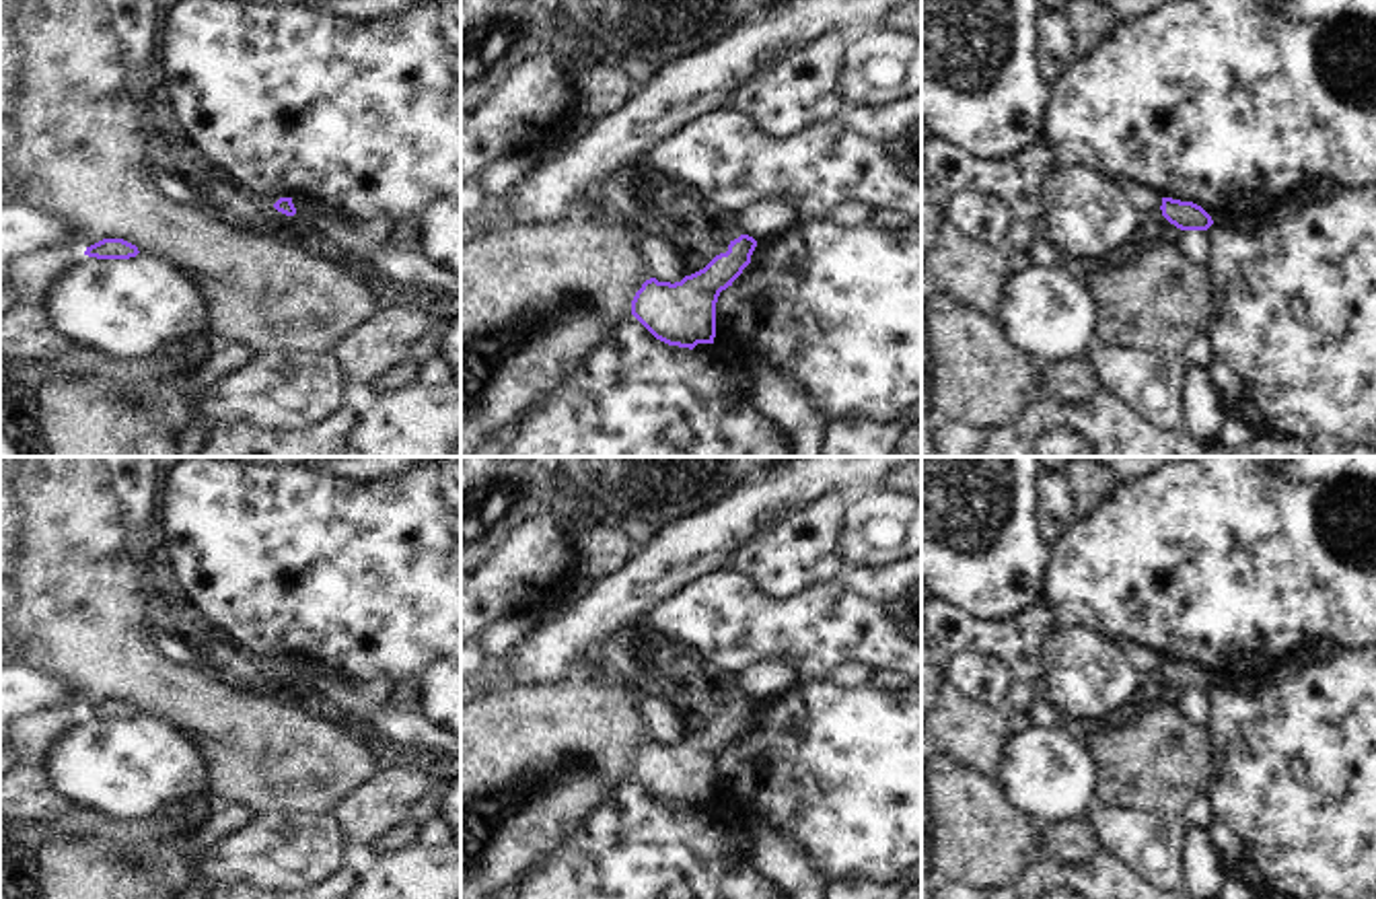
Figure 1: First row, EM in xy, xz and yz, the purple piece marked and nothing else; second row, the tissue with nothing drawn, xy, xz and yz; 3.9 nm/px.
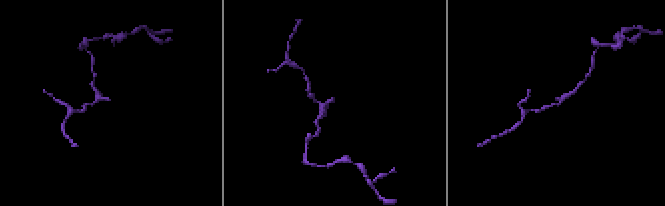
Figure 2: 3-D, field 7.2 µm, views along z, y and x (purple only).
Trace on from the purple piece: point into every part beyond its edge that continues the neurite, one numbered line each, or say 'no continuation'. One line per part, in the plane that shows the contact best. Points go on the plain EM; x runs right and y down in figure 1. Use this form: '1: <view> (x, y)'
no continuation

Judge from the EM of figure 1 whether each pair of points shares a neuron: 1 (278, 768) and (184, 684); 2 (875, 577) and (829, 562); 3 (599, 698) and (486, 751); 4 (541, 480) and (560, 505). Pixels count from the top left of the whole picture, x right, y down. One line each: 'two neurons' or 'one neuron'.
1: one neuron
2: two neurons
3: one neuron
4: one neuron

